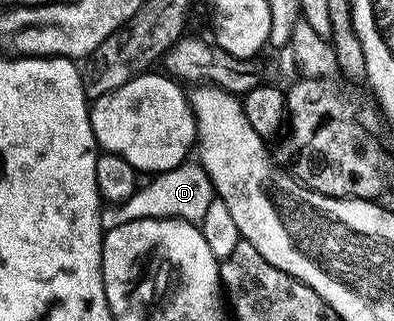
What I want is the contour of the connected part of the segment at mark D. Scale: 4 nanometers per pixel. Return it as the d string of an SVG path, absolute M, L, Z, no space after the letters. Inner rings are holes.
M184 162L176 168L154 175L149 183L140 185L127 201L108 203L101 209L101 226L104 231L117 228L131 220L155 218L179 218L185 222L200 224L215 200L213 182L200 163Z

